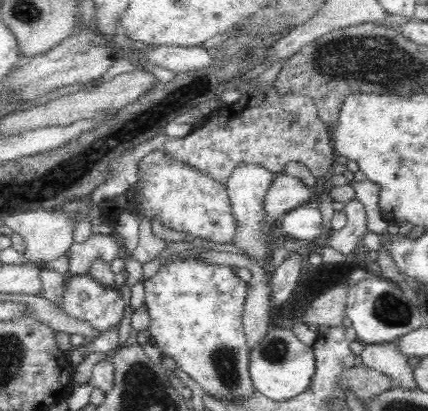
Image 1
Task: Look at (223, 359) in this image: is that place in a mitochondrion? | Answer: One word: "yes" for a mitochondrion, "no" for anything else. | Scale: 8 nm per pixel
yes

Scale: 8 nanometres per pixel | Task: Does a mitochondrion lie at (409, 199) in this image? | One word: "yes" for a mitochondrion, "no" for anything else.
no

